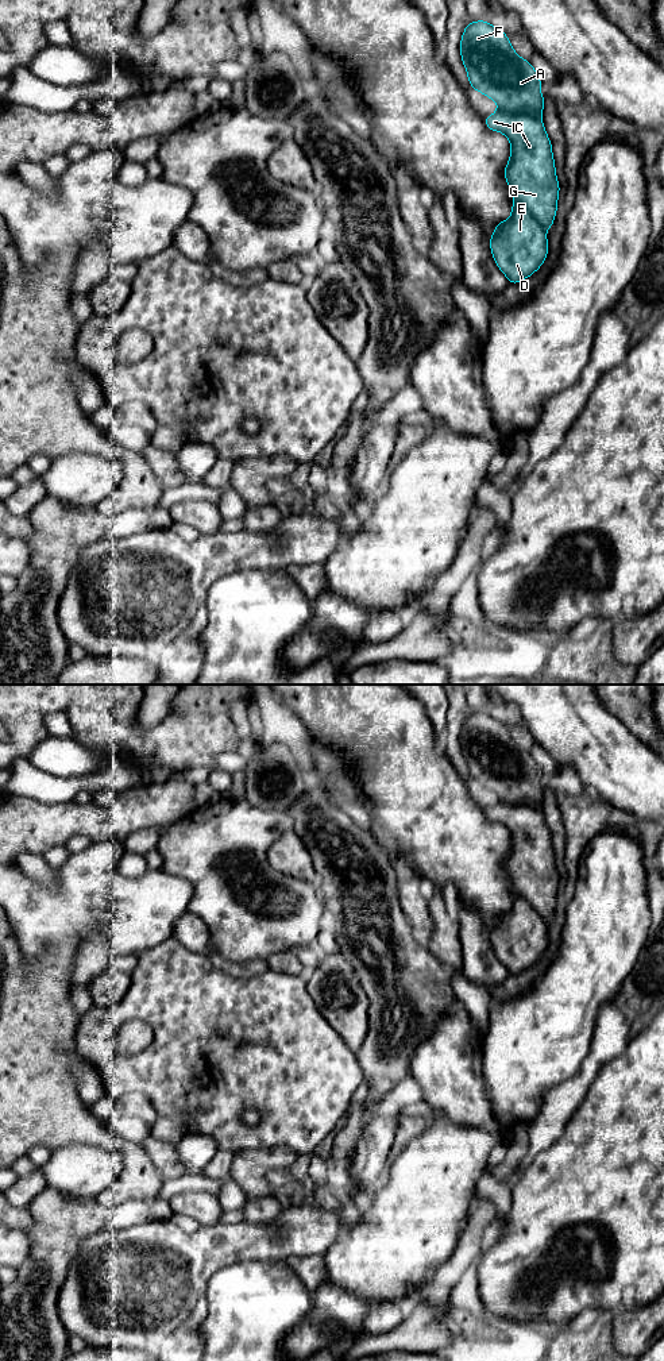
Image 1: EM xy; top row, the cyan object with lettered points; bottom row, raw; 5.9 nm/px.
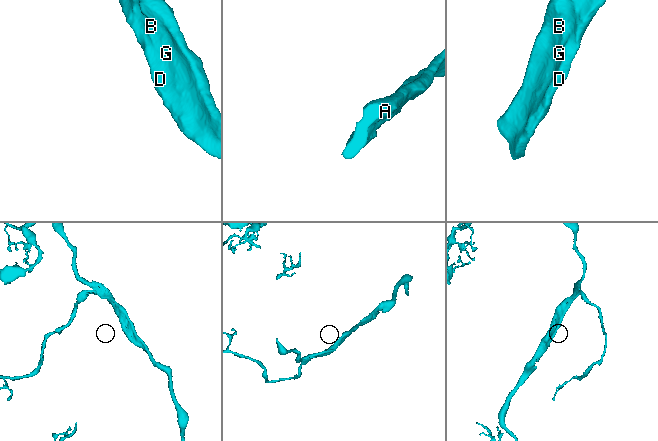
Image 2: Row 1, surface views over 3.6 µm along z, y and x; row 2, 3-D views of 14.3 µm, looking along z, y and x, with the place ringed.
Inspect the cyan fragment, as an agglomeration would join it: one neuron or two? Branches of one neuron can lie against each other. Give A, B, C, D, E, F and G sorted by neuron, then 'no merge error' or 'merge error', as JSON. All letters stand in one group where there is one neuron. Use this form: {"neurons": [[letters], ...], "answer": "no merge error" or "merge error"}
{"neurons": [["A", "B", "C", "D", "E", "F", "G"]], "answer": "no merge error"}

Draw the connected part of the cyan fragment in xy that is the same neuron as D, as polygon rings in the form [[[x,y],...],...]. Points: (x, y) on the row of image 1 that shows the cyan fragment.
[[[486,20],[468,22],[459,45],[471,89],[494,100],[498,111],[485,117],[489,131],[502,132],[510,140],[510,159],[503,176],[514,197],[511,216],[498,223],[490,236],[490,251],[509,284],[518,284],[536,273],[548,257],[545,231],[553,225],[560,185],[556,177],[552,143],[541,113],[541,78],[528,59],[513,49],[507,34]]]

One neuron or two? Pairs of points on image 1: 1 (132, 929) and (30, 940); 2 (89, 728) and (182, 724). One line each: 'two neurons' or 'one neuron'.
1: one neuron
2: one neuron

